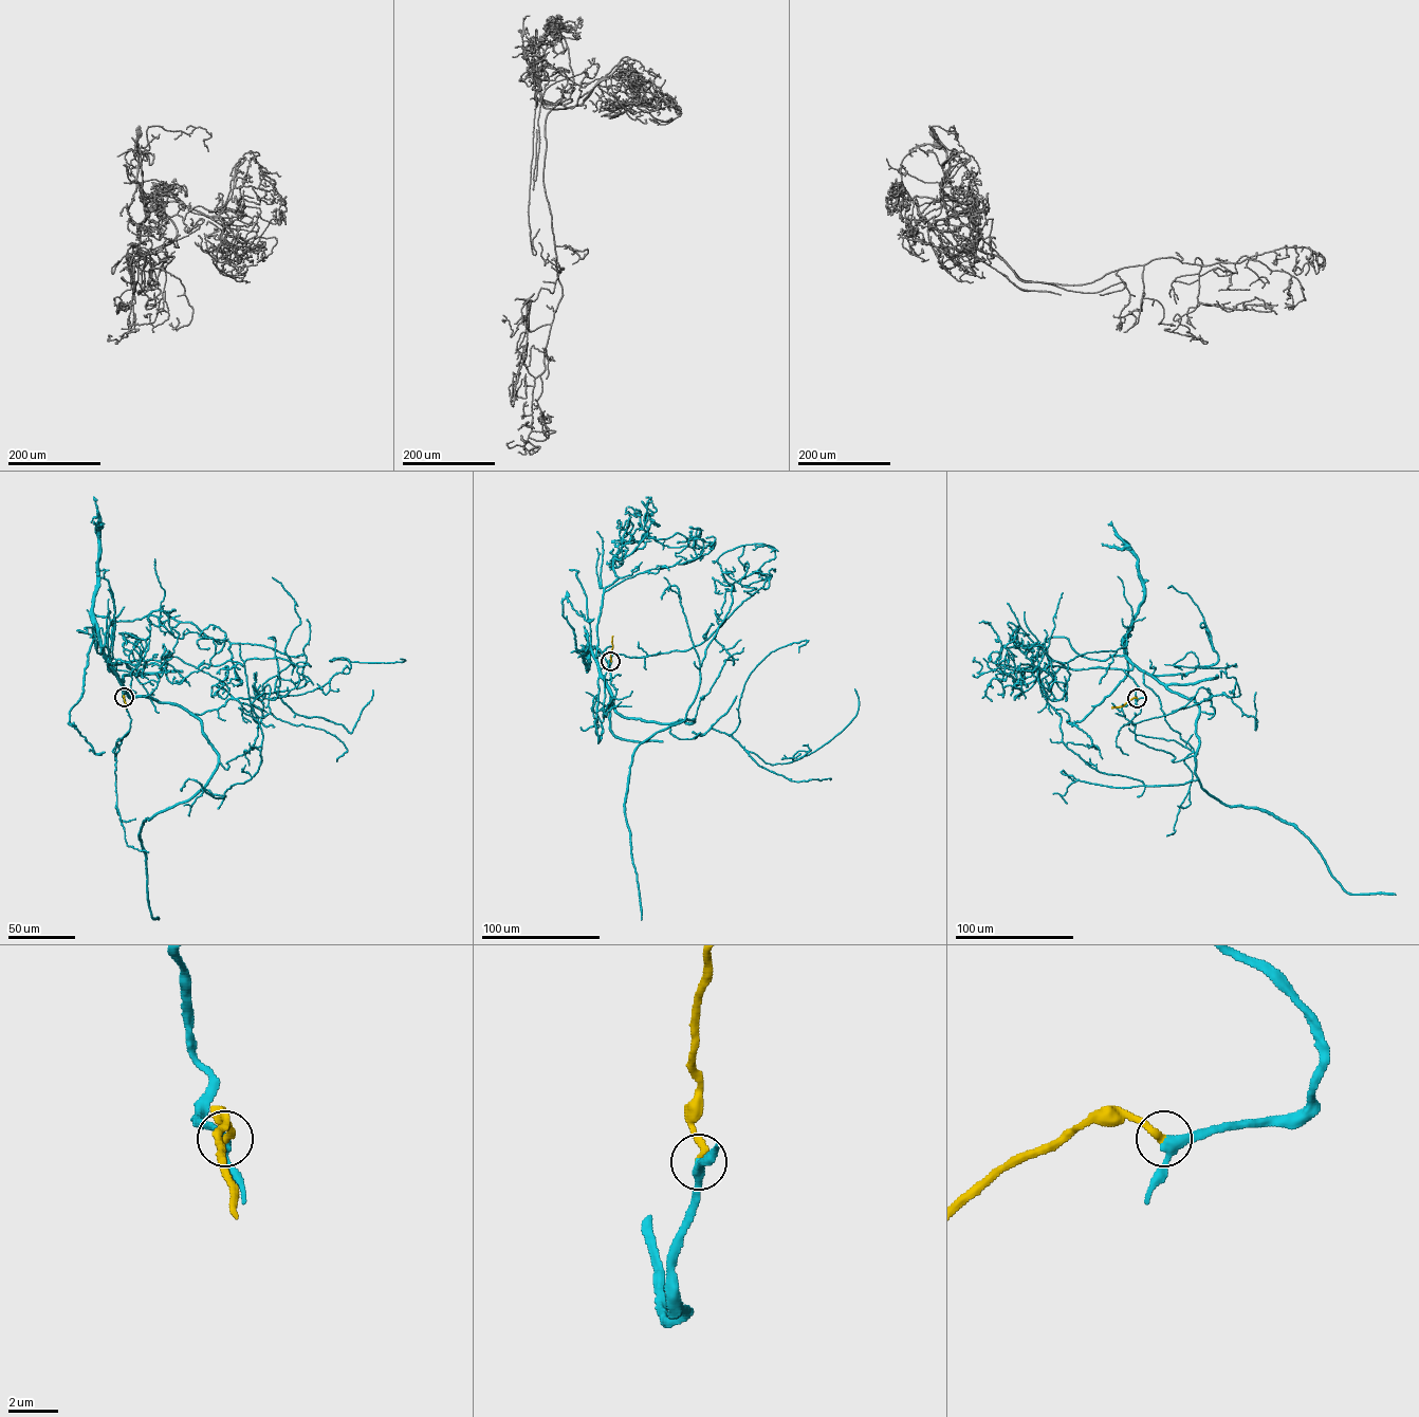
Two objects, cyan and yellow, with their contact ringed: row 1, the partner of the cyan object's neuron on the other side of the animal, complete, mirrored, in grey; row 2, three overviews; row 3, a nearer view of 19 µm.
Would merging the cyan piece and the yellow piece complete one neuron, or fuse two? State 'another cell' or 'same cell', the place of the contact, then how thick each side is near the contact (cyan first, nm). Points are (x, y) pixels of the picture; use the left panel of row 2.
same cell; place (124, 697); calibres 320 and 320 nm

